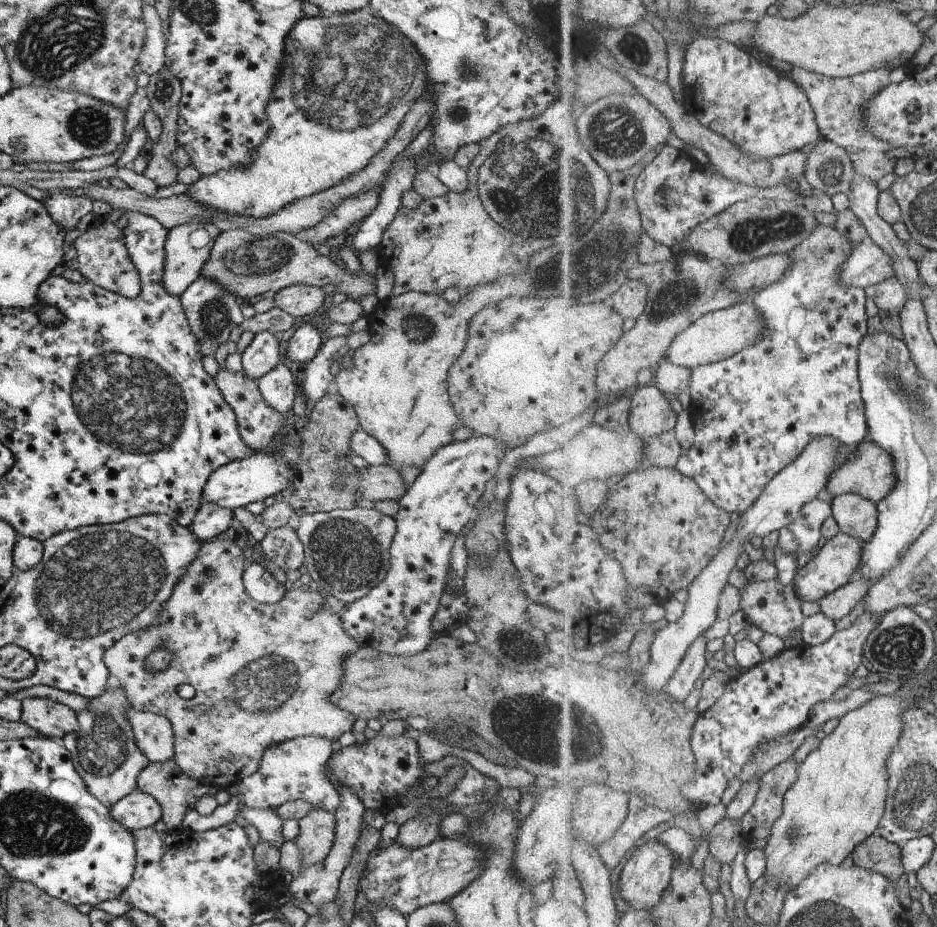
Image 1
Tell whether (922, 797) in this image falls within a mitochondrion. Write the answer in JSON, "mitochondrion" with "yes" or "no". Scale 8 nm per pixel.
{"mitochondrion":"yes"}

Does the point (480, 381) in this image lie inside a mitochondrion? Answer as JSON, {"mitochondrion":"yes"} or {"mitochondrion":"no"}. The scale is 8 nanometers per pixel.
{"mitochondrion":"no"}

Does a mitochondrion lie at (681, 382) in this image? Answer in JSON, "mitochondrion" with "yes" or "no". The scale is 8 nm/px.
{"mitochondrion":"no"}

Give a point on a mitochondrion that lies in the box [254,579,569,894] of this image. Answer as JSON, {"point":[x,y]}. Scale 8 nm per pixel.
{"point":[518,646]}

